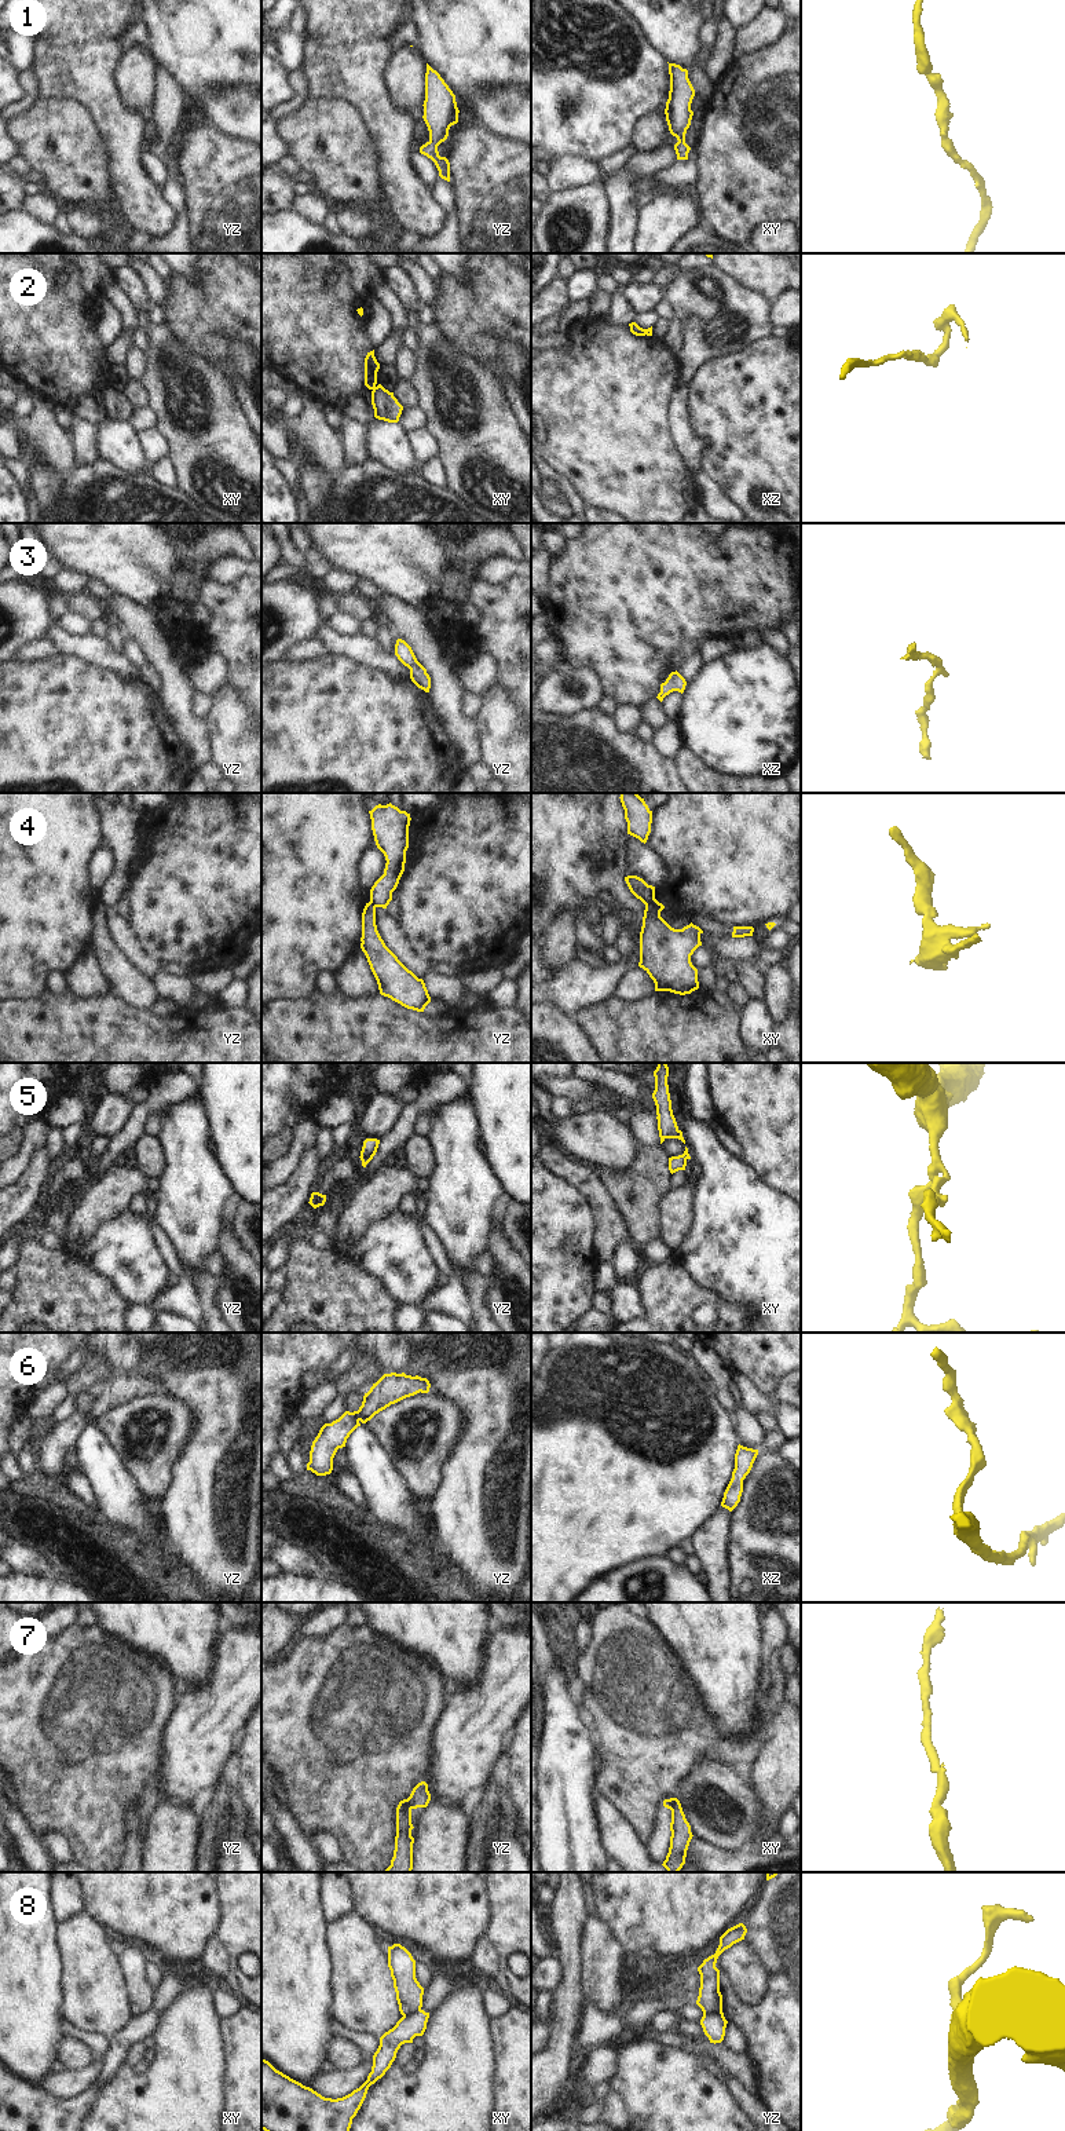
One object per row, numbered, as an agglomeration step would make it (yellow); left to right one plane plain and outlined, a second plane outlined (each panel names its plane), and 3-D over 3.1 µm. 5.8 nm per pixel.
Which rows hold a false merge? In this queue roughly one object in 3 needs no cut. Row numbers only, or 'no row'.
2, 4, 5, 7, 8.

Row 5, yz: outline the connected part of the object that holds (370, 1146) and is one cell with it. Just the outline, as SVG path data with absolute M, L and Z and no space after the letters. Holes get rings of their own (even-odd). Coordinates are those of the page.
M366 1138L363 1141L363 1147L362 1147L361 1155L367 1160L367 1163L376 1155L378 1144L380 1144L380 1140L377 1140L377 1138Z

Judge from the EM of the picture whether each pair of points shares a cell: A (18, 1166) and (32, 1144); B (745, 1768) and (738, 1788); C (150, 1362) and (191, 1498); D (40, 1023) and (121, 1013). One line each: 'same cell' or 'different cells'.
A: same cell
B: different cells
C: same cell
D: same cell

